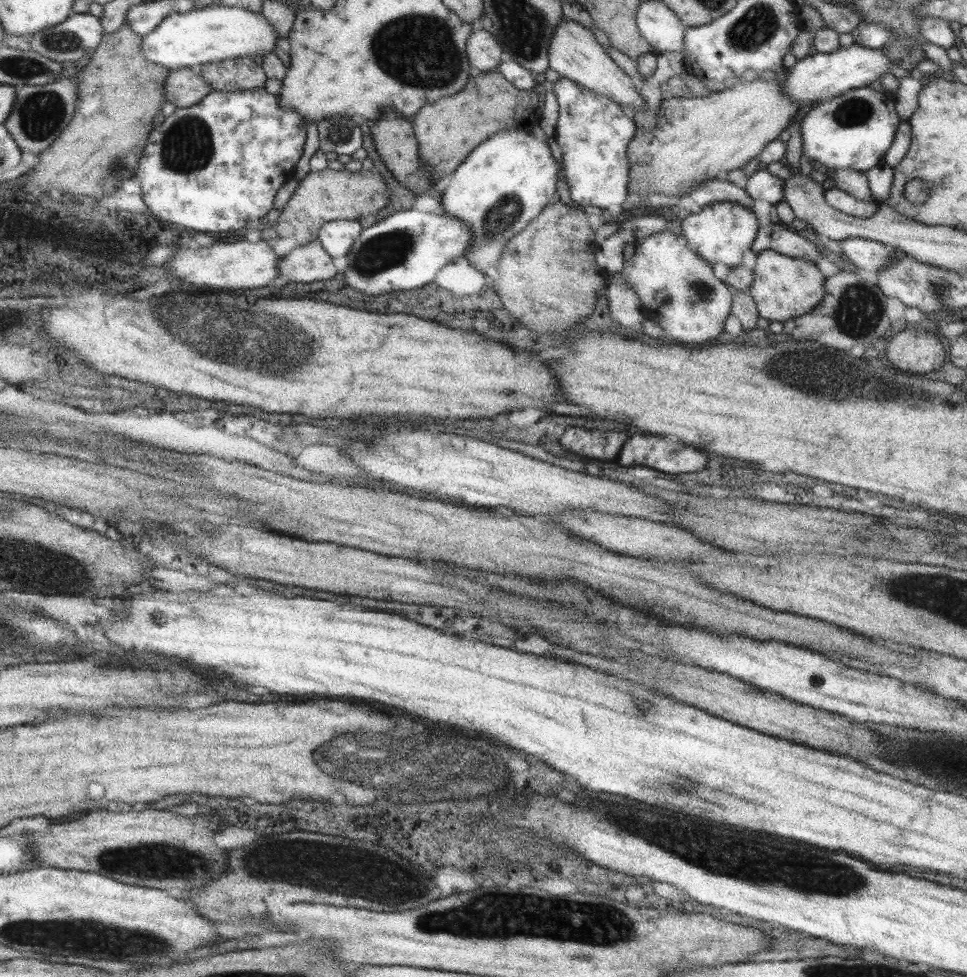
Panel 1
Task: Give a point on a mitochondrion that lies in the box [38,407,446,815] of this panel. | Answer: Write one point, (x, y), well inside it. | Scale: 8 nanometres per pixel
(70, 571)

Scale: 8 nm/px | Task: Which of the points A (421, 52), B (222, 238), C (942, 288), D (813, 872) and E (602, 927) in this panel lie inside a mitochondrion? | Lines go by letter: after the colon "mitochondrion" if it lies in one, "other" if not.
A: mitochondrion
B: other
C: mitochondrion
D: mitochondrion
E: mitochondrion

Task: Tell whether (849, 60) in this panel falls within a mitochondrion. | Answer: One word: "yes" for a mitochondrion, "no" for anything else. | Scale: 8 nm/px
no

